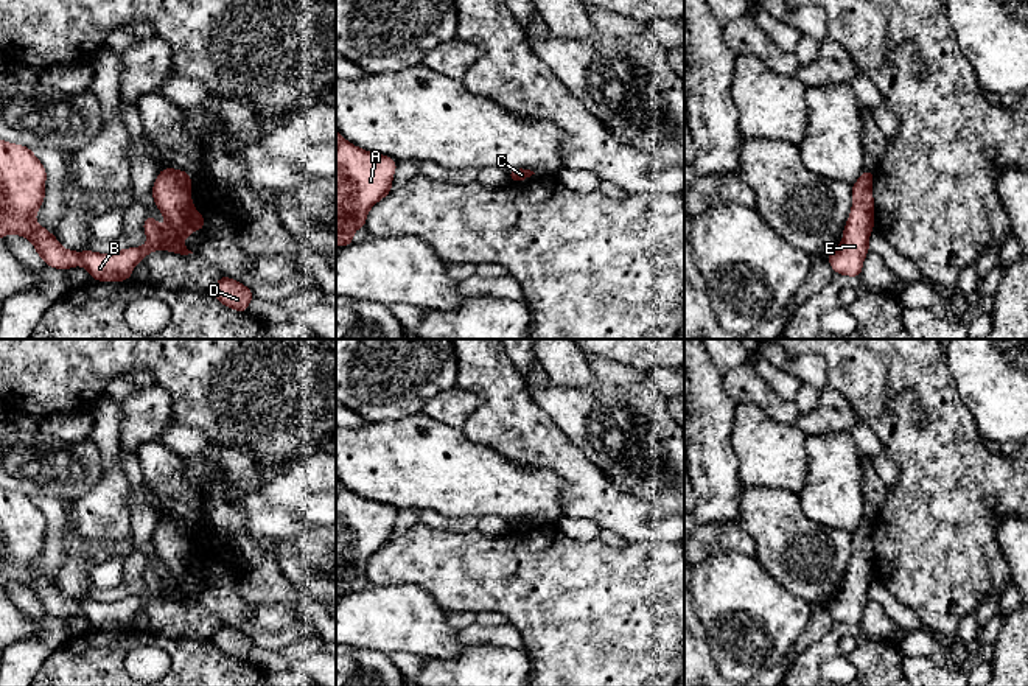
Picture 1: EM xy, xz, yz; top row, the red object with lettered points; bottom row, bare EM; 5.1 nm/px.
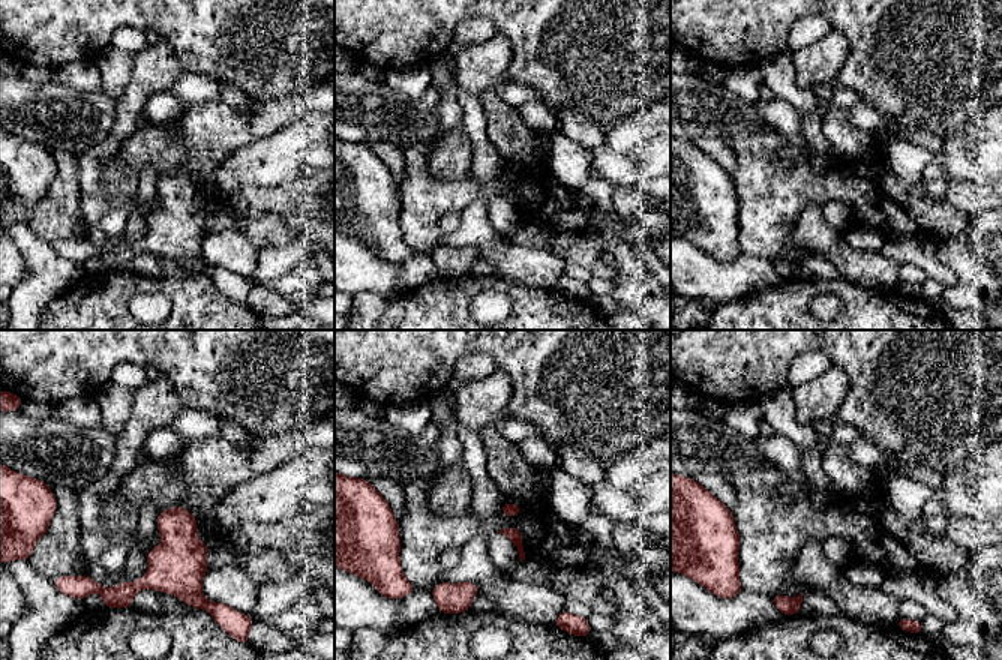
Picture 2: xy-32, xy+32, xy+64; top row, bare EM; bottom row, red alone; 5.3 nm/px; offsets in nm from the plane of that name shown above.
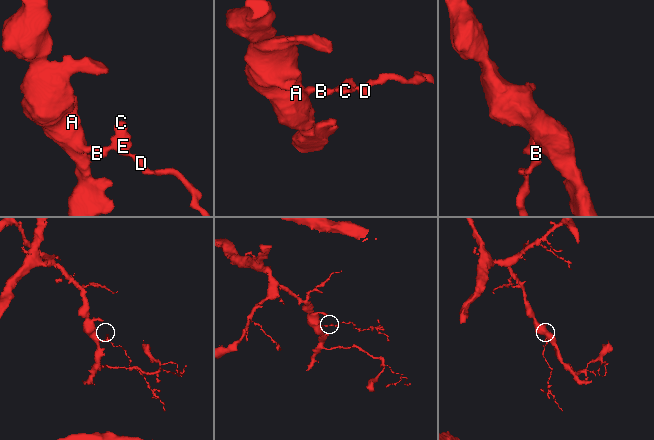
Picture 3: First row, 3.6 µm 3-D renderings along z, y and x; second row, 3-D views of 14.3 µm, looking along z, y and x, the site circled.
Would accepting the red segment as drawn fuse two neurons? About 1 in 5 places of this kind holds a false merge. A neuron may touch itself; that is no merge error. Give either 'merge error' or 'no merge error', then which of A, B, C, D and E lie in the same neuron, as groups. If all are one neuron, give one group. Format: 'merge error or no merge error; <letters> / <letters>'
no merge error; A B C D E

